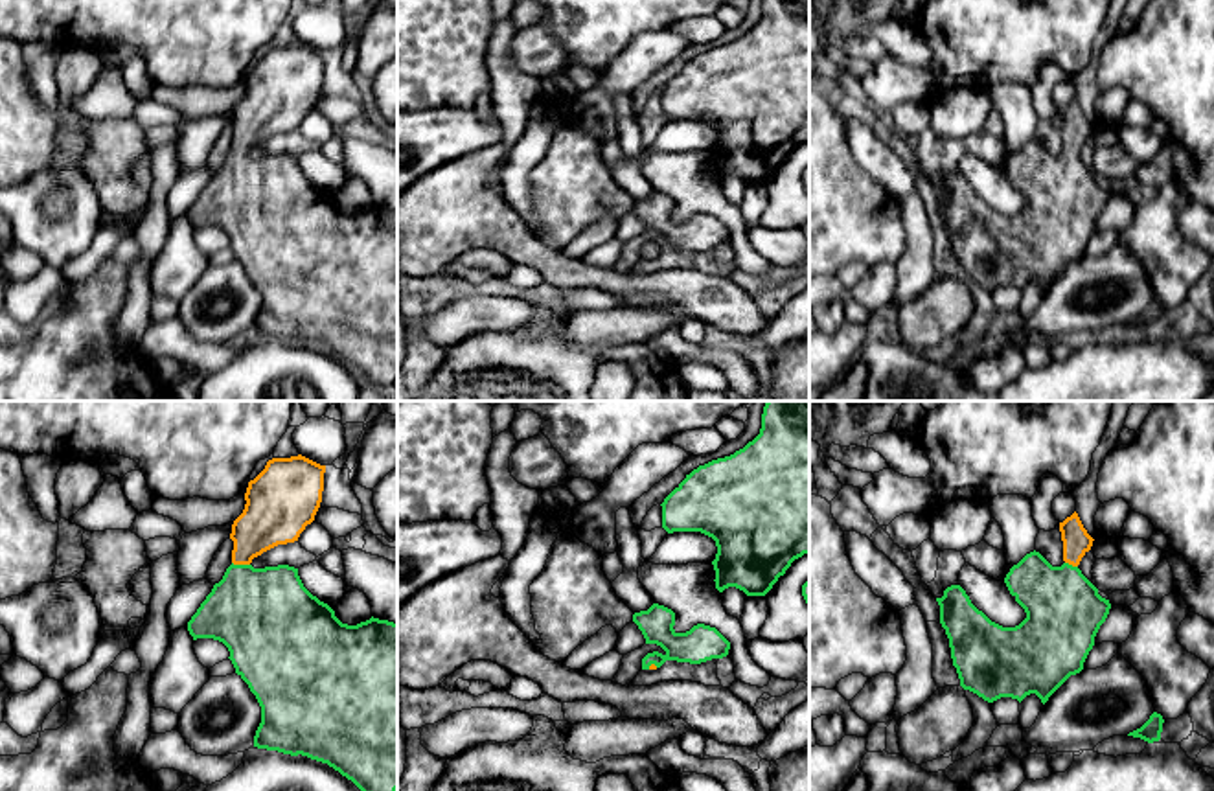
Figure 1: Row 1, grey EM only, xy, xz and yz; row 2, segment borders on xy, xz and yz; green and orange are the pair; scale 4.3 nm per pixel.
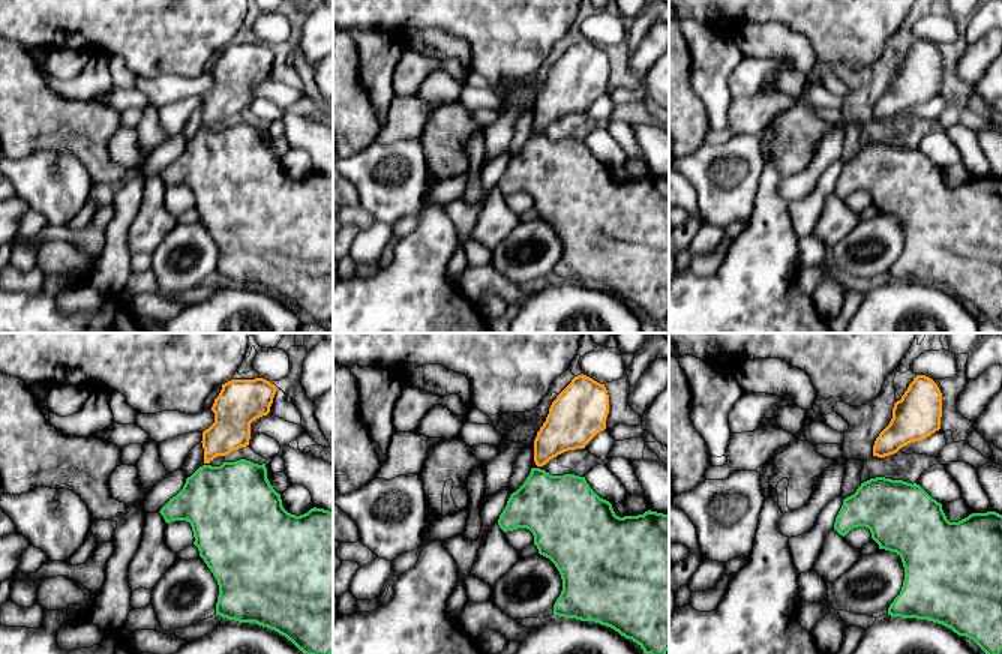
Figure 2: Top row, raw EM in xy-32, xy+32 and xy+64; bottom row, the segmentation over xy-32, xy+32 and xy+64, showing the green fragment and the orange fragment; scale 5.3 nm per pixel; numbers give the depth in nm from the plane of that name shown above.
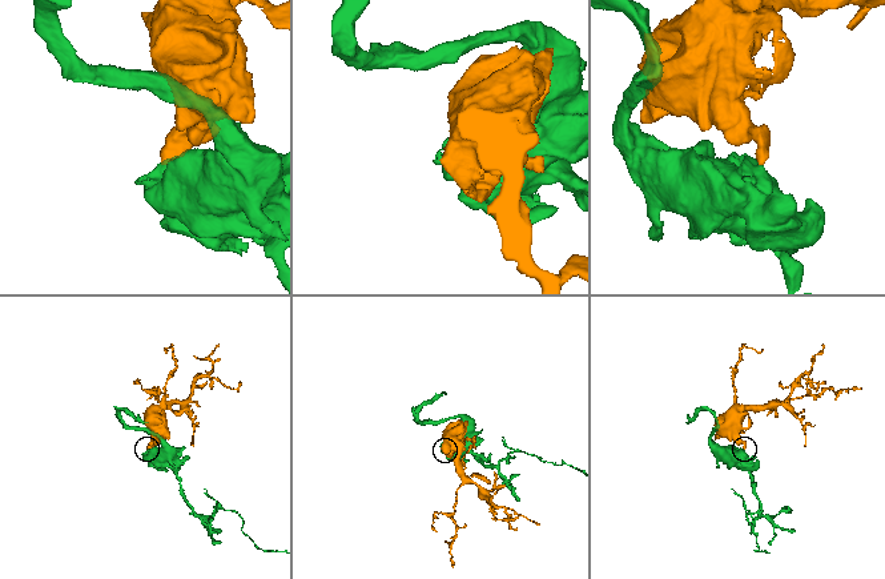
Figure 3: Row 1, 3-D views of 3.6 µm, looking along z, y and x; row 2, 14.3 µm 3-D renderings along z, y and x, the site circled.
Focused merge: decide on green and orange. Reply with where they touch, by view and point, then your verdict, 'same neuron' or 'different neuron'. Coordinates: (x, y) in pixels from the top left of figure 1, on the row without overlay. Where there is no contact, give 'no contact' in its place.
contact xy (241, 153); same neuron

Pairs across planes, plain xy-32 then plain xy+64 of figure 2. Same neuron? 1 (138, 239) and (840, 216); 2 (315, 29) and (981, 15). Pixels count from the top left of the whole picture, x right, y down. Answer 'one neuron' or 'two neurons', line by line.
1: one neuron
2: two neurons

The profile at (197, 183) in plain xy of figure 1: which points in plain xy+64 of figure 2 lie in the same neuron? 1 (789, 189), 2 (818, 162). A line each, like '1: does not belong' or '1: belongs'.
1: does not belong
2: does not belong

